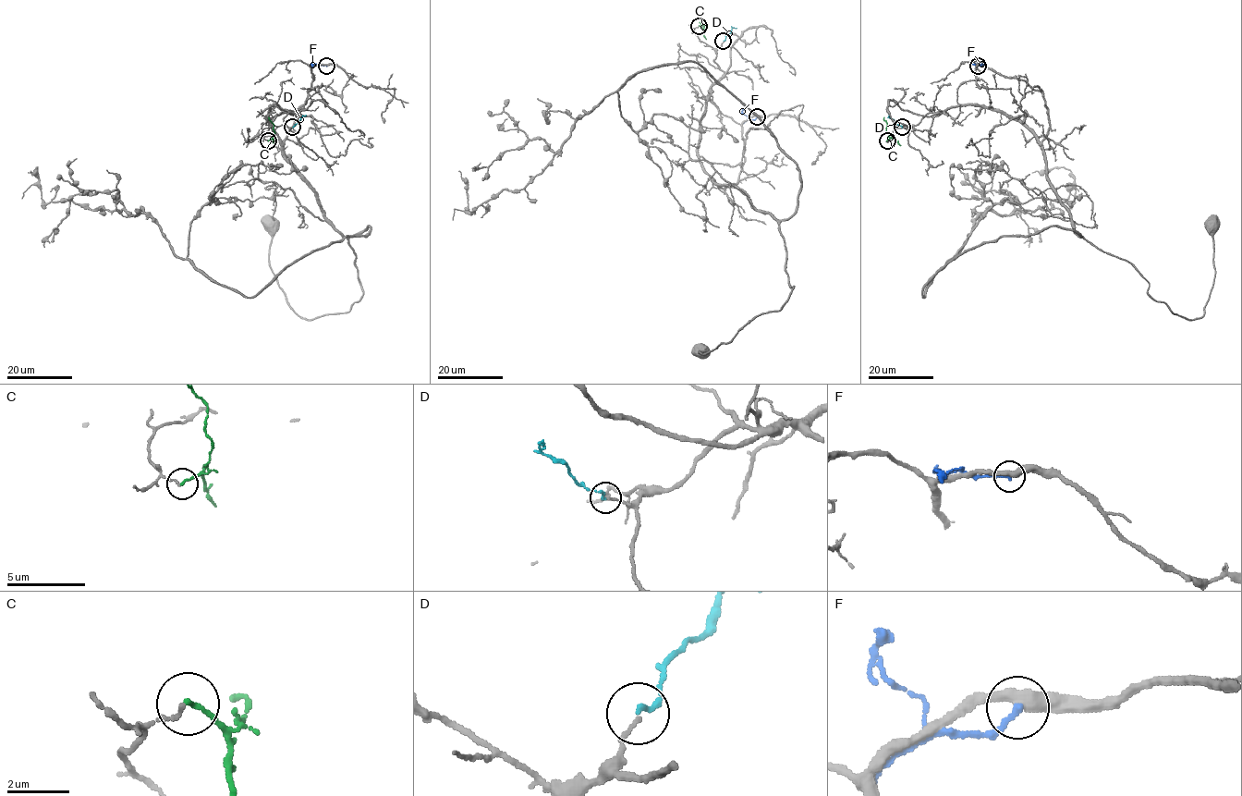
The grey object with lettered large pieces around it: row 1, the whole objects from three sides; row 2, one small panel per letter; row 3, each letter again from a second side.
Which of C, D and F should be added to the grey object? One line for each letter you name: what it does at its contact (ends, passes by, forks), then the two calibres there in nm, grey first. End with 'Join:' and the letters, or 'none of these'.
D: it ends | 120/180 nm
Join: D

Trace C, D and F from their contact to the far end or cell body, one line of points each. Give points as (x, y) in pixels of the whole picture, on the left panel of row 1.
C: (268, 140), (274, 132), (273, 124), (268, 117)
D: (293, 128), (306, 115)
F: (326, 65), (311, 64), (312, 67)

